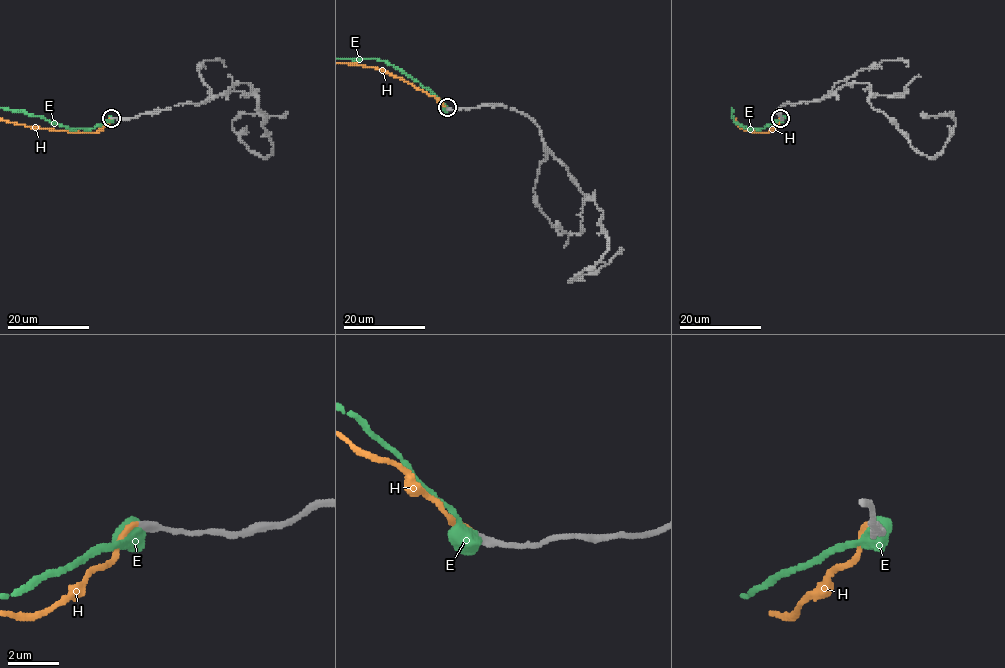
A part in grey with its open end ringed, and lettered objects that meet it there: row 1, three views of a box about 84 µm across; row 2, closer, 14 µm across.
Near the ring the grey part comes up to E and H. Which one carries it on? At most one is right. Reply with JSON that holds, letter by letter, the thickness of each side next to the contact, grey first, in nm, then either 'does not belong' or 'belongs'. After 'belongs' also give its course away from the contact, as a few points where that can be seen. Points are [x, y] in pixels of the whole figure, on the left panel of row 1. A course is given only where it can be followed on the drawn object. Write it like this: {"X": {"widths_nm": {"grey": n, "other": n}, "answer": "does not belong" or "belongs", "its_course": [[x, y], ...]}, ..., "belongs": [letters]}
{"E": {"widths_nm": {"grey": 360, "other": 550}, "answer": "does not belong"}, "H": {"widths_nm": {"grey": 320, "other": 200}, "answer": "belongs"}, "belongs": ["H"]}

